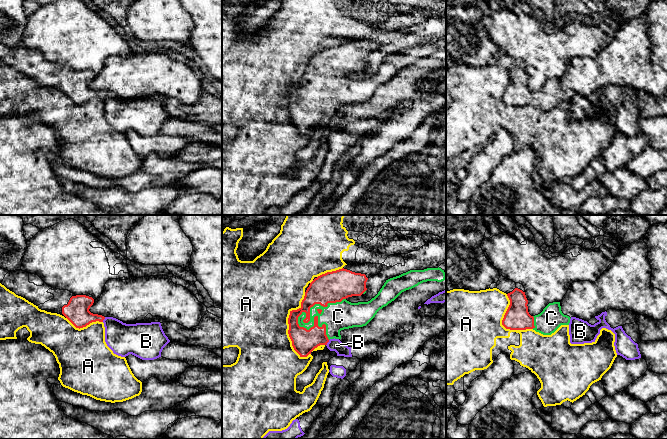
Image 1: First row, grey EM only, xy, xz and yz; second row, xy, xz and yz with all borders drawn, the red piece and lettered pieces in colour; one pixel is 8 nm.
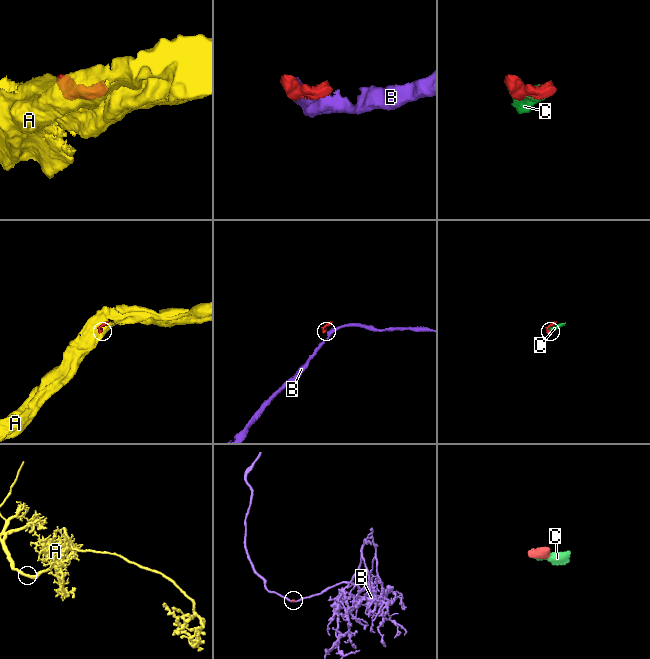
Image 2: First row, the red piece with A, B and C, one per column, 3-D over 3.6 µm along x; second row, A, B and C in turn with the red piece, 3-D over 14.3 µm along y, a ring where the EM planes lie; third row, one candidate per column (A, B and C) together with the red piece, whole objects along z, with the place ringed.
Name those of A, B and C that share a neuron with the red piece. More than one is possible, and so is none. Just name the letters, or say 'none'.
C

